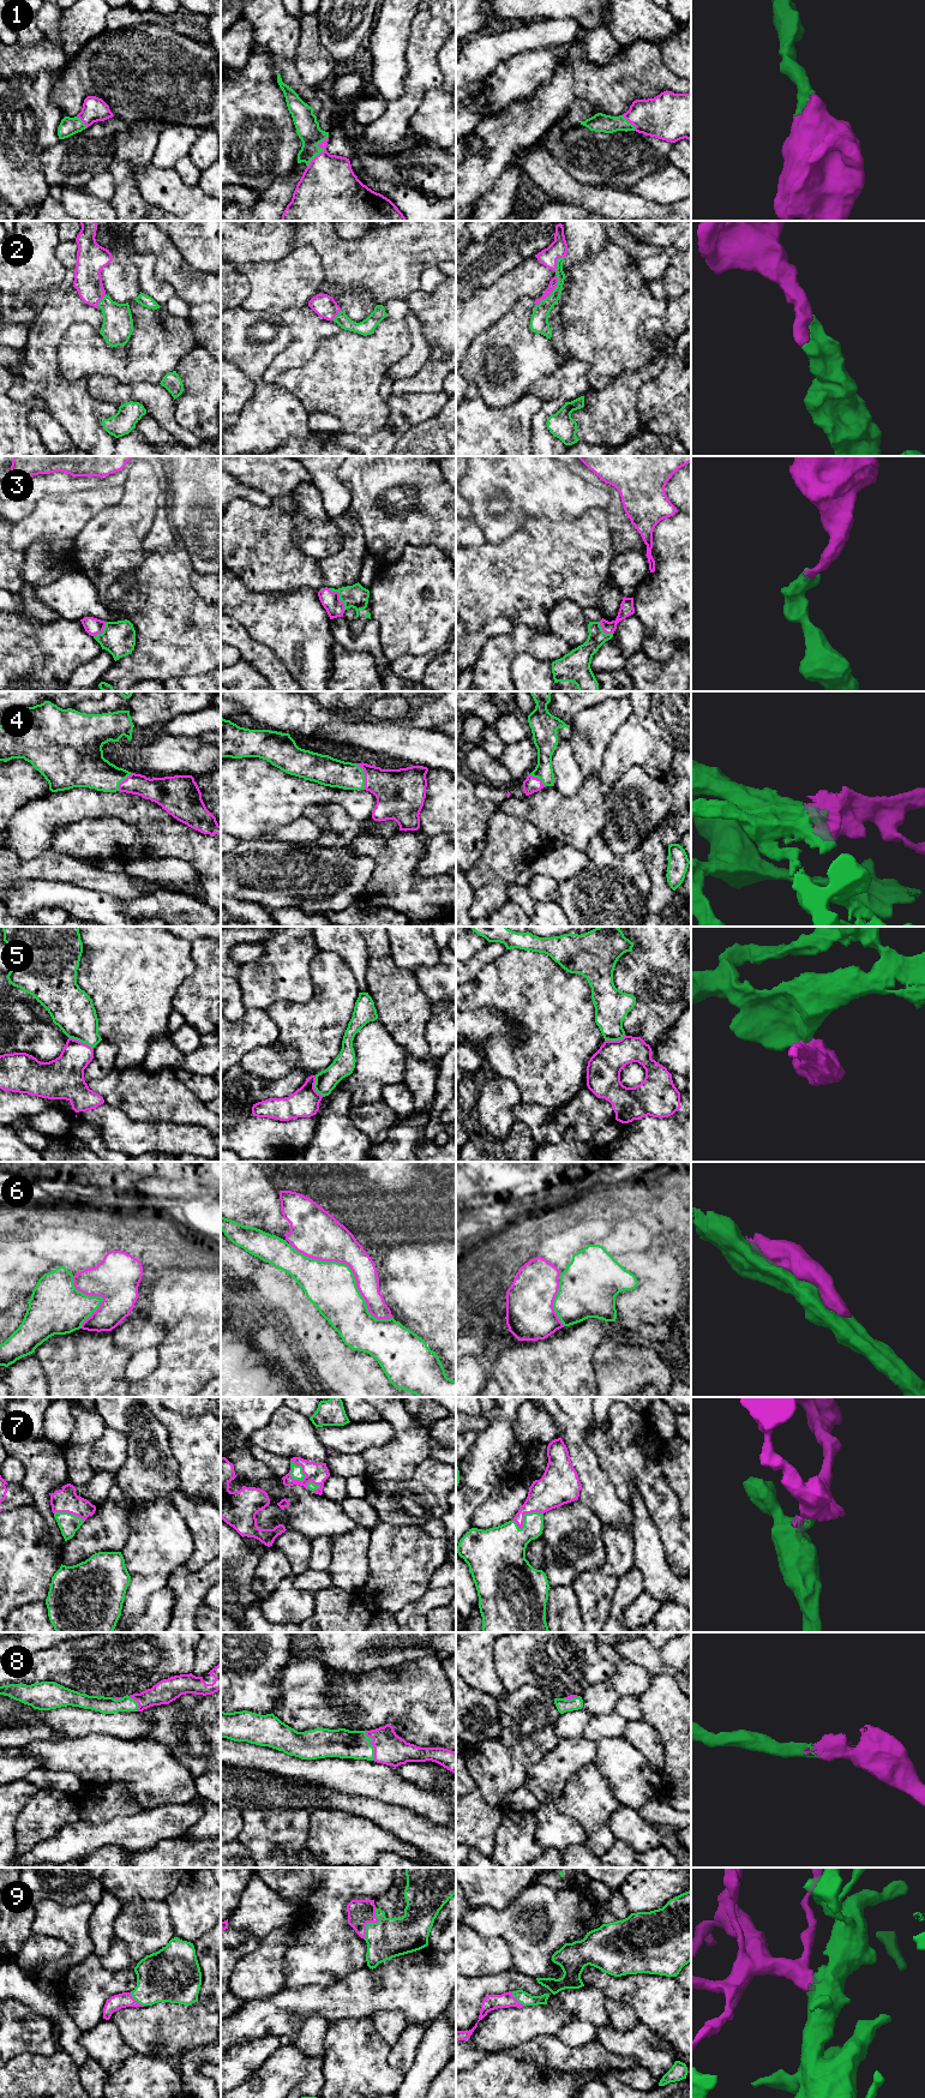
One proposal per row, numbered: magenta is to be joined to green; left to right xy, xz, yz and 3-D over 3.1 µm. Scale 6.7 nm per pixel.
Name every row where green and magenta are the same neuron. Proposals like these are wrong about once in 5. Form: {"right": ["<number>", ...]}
{"right": ["1", "2", "3", "4", "7", "8", "9"]}

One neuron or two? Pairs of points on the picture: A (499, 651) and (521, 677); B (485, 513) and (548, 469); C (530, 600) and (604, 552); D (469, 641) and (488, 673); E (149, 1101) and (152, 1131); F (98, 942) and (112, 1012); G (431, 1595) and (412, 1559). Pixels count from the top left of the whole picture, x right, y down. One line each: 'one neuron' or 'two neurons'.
A: two neurons
B: one neuron
C: one neuron
D: two neurons
E: two neurons
F: one neuron
G: two neurons

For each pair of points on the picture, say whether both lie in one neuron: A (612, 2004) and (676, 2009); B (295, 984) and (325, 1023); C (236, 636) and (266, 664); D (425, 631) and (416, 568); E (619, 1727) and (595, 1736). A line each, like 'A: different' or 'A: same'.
A: different
B: different
C: same
D: same
E: same

